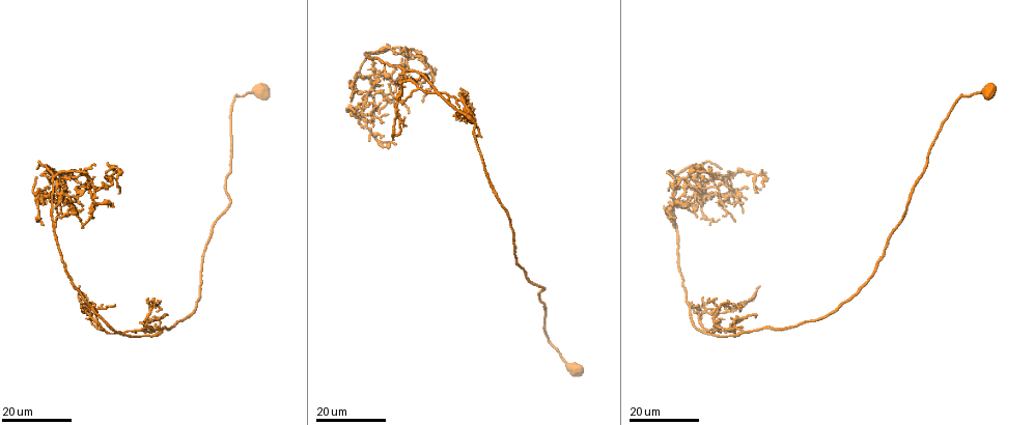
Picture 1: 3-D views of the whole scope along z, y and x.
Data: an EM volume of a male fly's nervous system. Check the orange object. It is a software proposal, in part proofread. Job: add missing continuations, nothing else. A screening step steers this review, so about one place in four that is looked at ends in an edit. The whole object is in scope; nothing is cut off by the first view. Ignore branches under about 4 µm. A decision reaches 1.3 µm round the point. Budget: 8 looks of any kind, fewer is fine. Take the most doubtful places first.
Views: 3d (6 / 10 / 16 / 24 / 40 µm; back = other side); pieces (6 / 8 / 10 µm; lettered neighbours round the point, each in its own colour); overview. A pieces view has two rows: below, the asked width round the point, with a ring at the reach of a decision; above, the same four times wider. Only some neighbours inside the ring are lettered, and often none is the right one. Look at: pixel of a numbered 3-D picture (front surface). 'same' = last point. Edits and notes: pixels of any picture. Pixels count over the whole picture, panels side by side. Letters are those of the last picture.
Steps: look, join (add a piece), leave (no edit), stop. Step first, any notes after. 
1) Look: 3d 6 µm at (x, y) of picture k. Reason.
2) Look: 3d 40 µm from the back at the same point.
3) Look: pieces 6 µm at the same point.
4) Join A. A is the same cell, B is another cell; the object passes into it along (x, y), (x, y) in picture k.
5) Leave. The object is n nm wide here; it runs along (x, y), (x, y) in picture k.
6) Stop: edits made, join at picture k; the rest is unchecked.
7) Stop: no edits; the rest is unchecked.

Look: 3d 24 µm at (424, 70) of picture 1. Thin end.

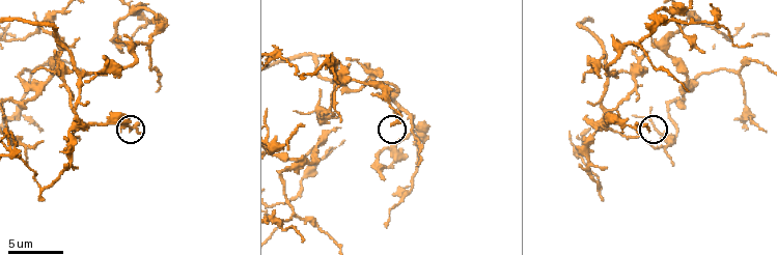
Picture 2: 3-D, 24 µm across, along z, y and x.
Look: pieces 8 µm at (129, 130) of picture 2.

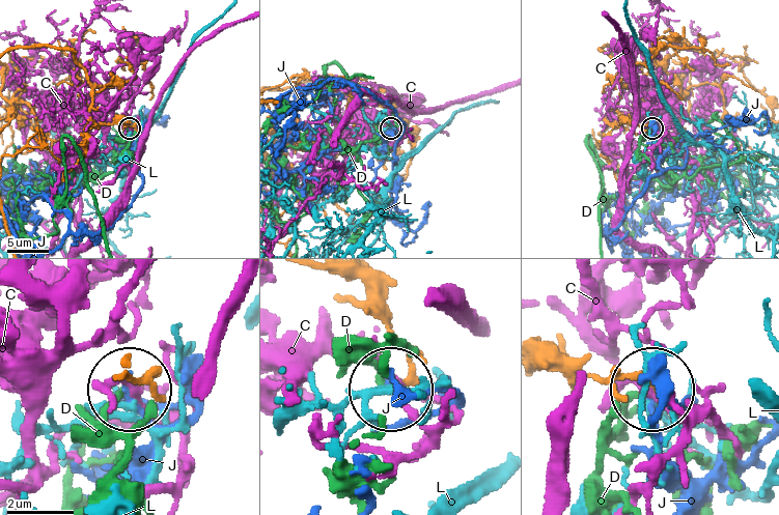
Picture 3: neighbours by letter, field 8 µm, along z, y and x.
Leave. C, D, J and L are other cells; no lettered piece goes on from it.

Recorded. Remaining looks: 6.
Look: 3d 24 µm at (370, 68) of picture 1. Tapers out.

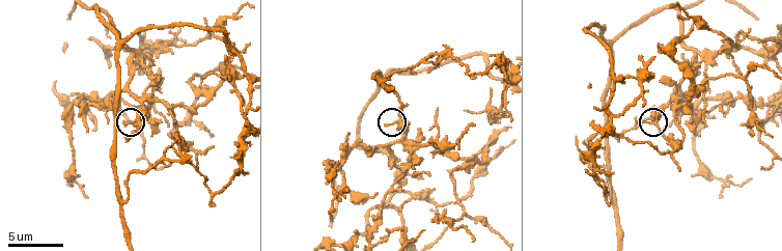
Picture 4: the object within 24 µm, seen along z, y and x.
Look: pieces 10 µm at (122, 121) of picture 4. What lies round it.

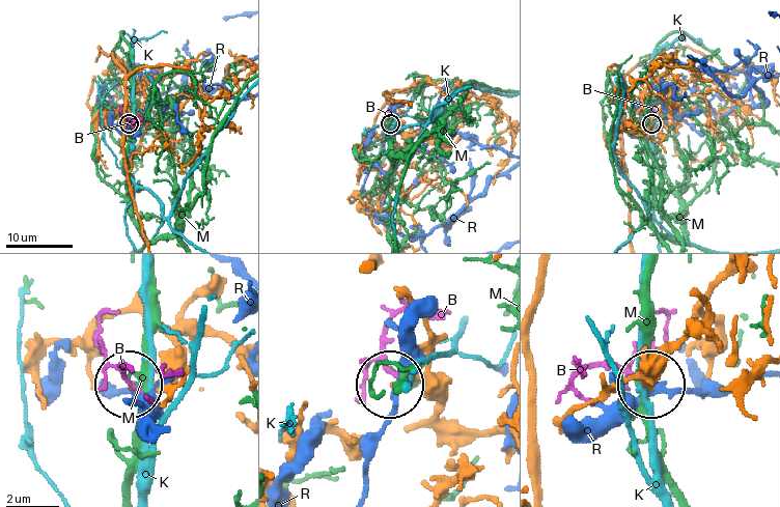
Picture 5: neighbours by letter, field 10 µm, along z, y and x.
Leave. The object is 170 nm wide here; B, K, M and R are other cells; none of them fits.

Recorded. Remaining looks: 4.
Look: pieces 6 µm at (672, 5) of picture 4. Free end.

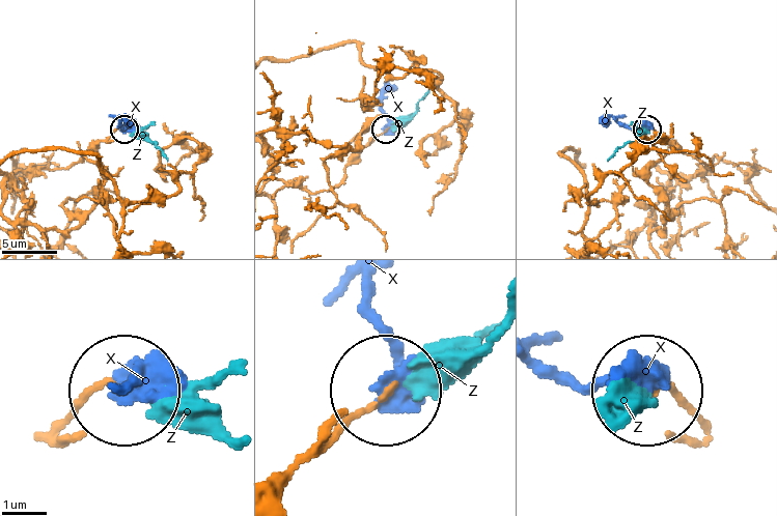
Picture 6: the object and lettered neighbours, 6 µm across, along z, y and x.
Leave. The object is 130 nm wide here; X and Z are other cells; it runs along (294, 469), (379, 395) in picture 6; no lettered piece goes on from it.

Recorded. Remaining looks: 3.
Look: pieces 6 µm at (431, 128) of picture 4. An open end.

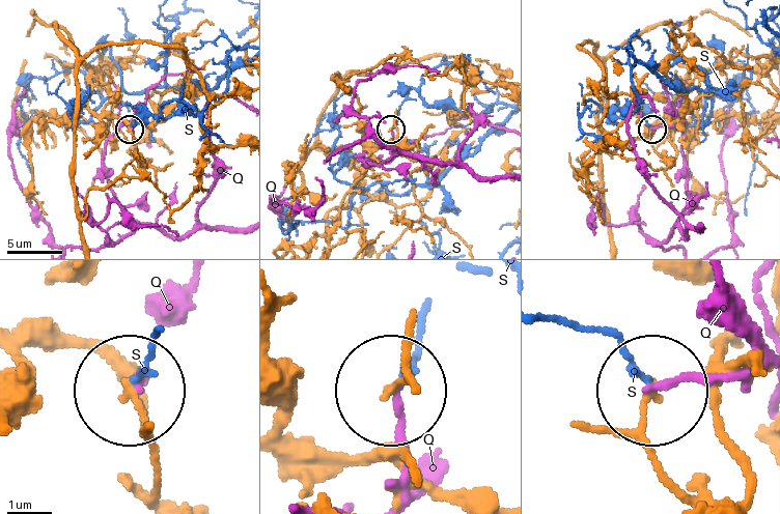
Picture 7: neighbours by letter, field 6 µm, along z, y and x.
Leave. The object is 150 nm wide here; Q and S are other cells; no lettered piece goes on from it.

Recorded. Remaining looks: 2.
Stop: no edits; the rest is unchecked.

